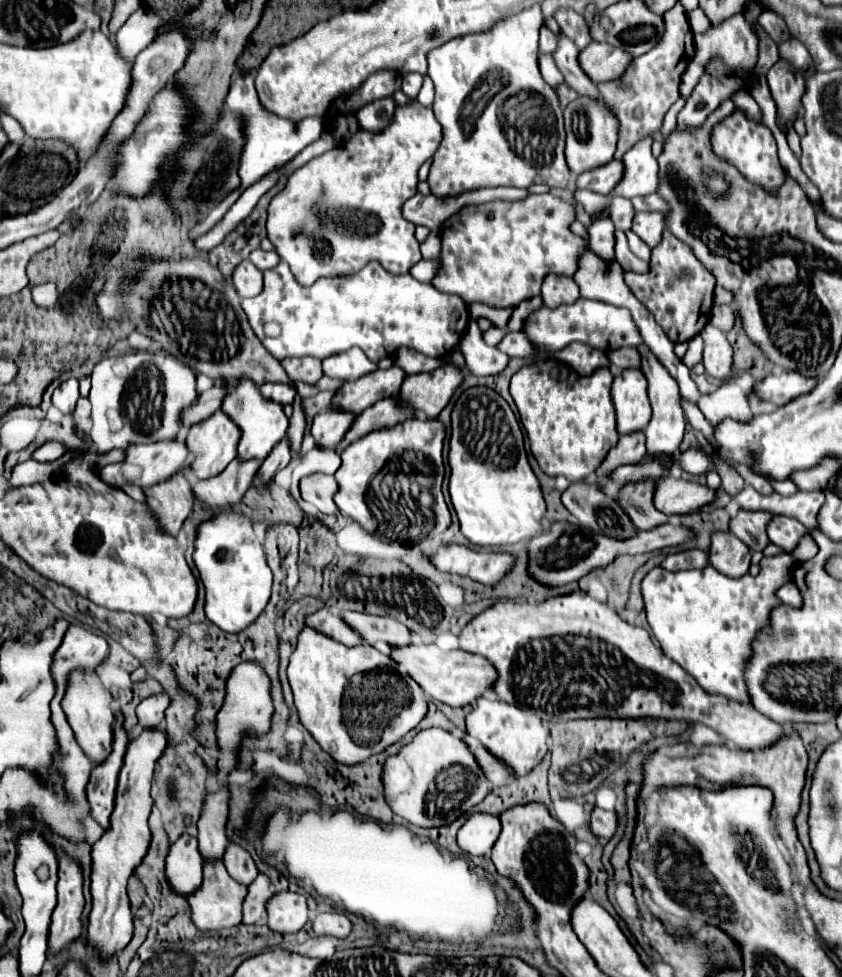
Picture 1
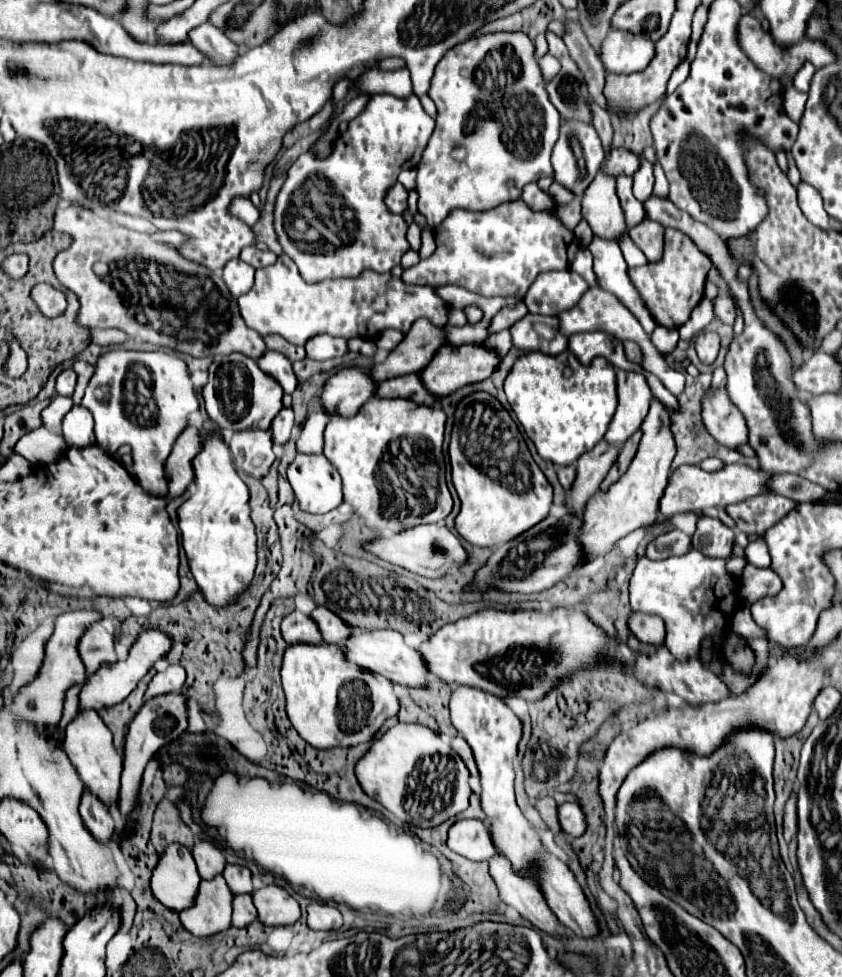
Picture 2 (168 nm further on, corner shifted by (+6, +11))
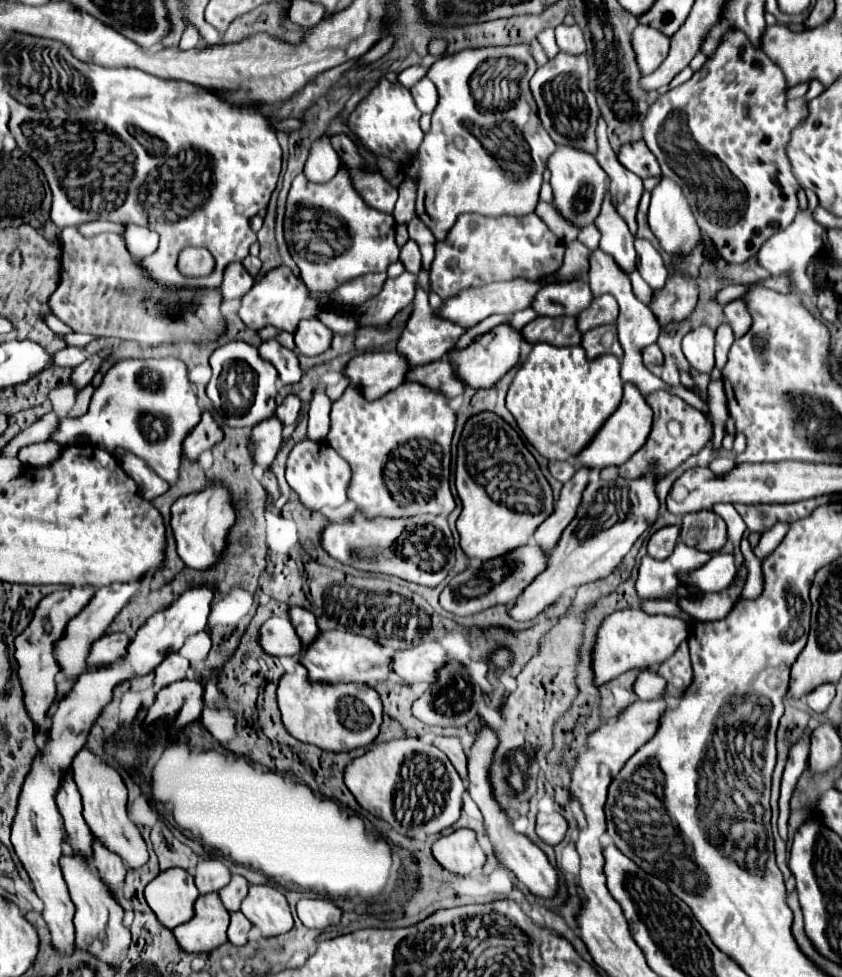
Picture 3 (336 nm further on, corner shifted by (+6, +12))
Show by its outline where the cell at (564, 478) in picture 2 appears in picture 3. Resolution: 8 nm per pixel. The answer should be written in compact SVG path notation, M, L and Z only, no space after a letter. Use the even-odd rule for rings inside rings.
M556 460L550 462L550 474L558 482L568 482L574 476L574 472L576 472L576 468L570 462L556 462Z

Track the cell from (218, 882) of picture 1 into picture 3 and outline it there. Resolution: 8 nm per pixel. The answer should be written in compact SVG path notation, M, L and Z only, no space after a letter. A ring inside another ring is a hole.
M204 894L196 900L194 916L186 924L174 930L178 946L186 954L204 954L212 952L218 946L226 944L230 914L222 906L218 894Z

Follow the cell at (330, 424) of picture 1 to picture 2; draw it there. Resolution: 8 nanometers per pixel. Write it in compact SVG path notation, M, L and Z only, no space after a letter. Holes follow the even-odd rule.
M342 369L332 375L320 395L322 409L328 415L352 417L372 397L376 385L364 369Z

